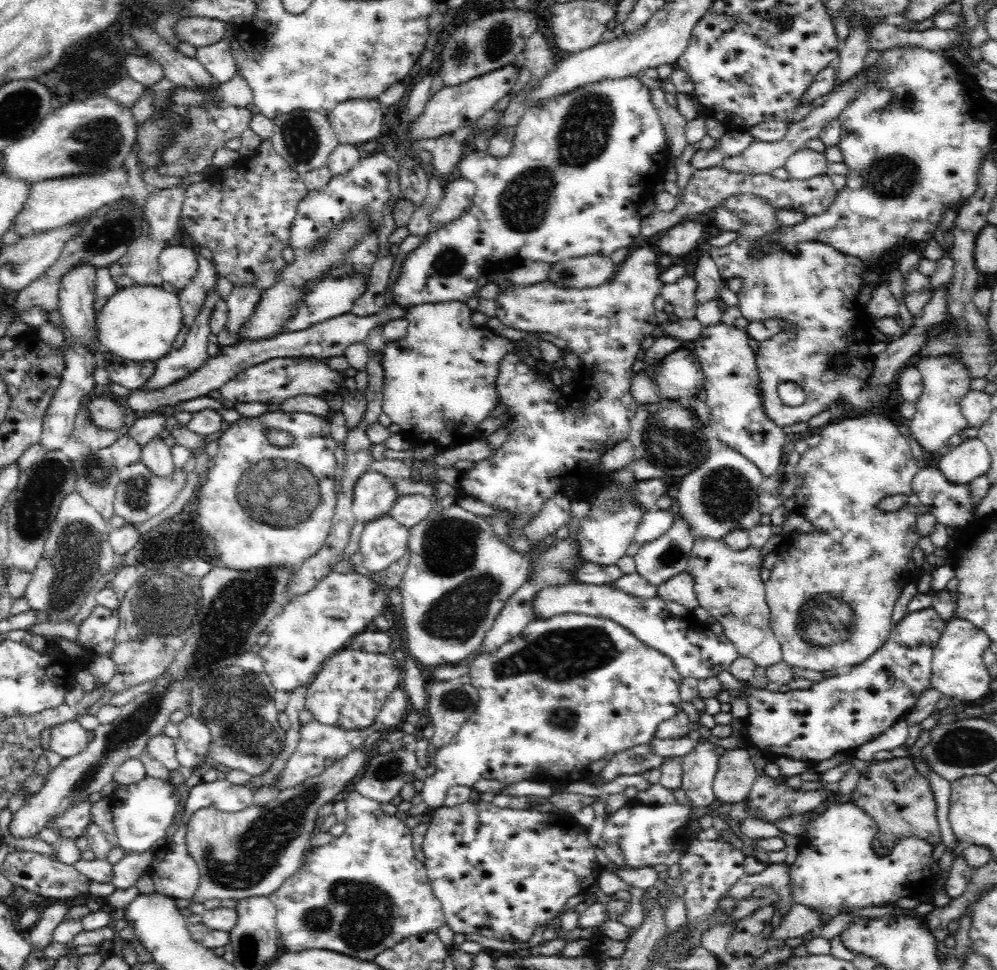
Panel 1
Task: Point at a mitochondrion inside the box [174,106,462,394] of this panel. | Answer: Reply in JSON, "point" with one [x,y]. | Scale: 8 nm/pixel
{"point":[301,136]}

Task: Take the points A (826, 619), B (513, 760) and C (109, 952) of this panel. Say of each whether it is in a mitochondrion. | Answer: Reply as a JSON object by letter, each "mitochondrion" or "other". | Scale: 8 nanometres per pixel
{"A":"mitochondrion","B":"other","C":"other"}

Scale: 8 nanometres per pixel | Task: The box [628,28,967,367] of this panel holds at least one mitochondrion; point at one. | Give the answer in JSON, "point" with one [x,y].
{"point":[892,177]}

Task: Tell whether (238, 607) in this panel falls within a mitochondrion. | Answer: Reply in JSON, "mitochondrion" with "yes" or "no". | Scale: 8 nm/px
{"mitochondrion":"yes"}

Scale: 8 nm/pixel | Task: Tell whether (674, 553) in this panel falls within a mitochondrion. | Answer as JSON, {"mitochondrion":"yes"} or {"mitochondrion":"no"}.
{"mitochondrion":"yes"}

